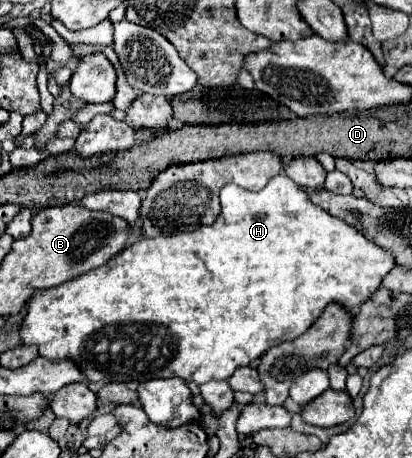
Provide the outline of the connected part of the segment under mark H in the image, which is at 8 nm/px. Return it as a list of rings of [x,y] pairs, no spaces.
[[[277,174],[275,178],[271,178],[269,184],[259,192],[251,192],[235,184],[227,184],[219,192],[219,198],[221,198],[221,214],[217,216],[215,224],[195,228],[195,234],[183,232],[173,236],[141,238],[133,246],[121,250],[107,264],[95,270],[89,270],[87,274],[79,274],[51,290],[41,290],[41,292],[37,290],[37,294],[31,296],[27,302],[27,316],[23,318],[21,330],[19,330],[21,342],[25,346],[31,346],[31,344],[37,346],[39,356],[43,358],[49,358],[49,360],[67,358],[75,362],[79,370],[85,374],[87,382],[129,382],[129,380],[145,382],[153,378],[171,378],[171,376],[179,376],[185,382],[197,382],[197,384],[205,384],[209,380],[227,380],[235,372],[235,368],[247,366],[251,360],[259,358],[271,346],[277,346],[285,340],[295,340],[297,336],[301,336],[323,314],[329,302],[339,302],[347,310],[357,312],[359,306],[381,286],[383,276],[395,266],[395,258],[389,250],[379,248],[371,240],[363,238],[363,234],[359,234],[353,226],[327,214],[321,206],[315,206],[309,200],[309,194],[299,190],[299,186],[291,182],[291,178],[287,178],[285,174]]]

